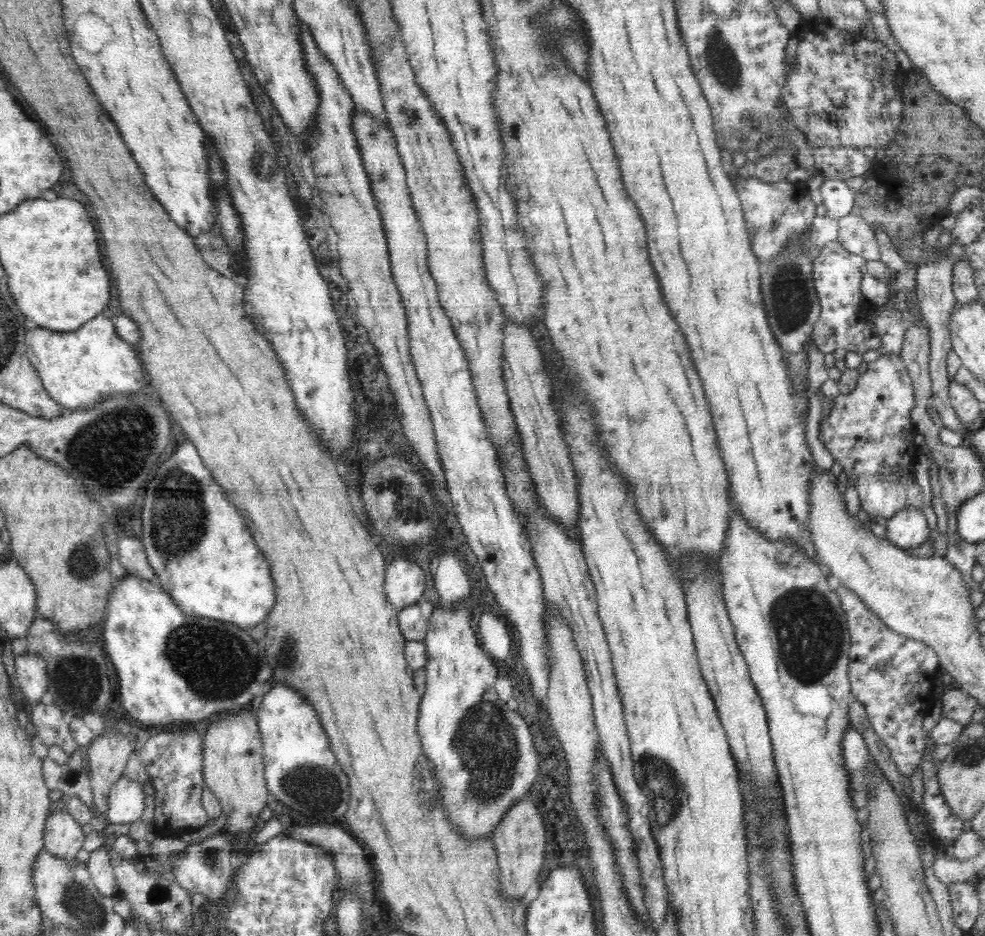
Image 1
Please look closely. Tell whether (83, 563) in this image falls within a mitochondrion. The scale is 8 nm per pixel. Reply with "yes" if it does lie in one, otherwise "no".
yes

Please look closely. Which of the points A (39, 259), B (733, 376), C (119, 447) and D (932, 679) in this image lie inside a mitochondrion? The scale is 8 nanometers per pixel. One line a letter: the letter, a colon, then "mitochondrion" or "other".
A: other
B: other
C: mitochondrion
D: other

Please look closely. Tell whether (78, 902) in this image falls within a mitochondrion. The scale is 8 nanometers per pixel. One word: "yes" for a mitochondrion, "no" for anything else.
yes

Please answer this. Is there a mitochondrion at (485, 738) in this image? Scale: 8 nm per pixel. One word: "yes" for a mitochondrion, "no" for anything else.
yes

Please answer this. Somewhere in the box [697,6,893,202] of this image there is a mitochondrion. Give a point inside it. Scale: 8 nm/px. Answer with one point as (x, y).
(722, 64)

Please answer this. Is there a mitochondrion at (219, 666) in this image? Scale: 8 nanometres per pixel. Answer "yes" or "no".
yes

